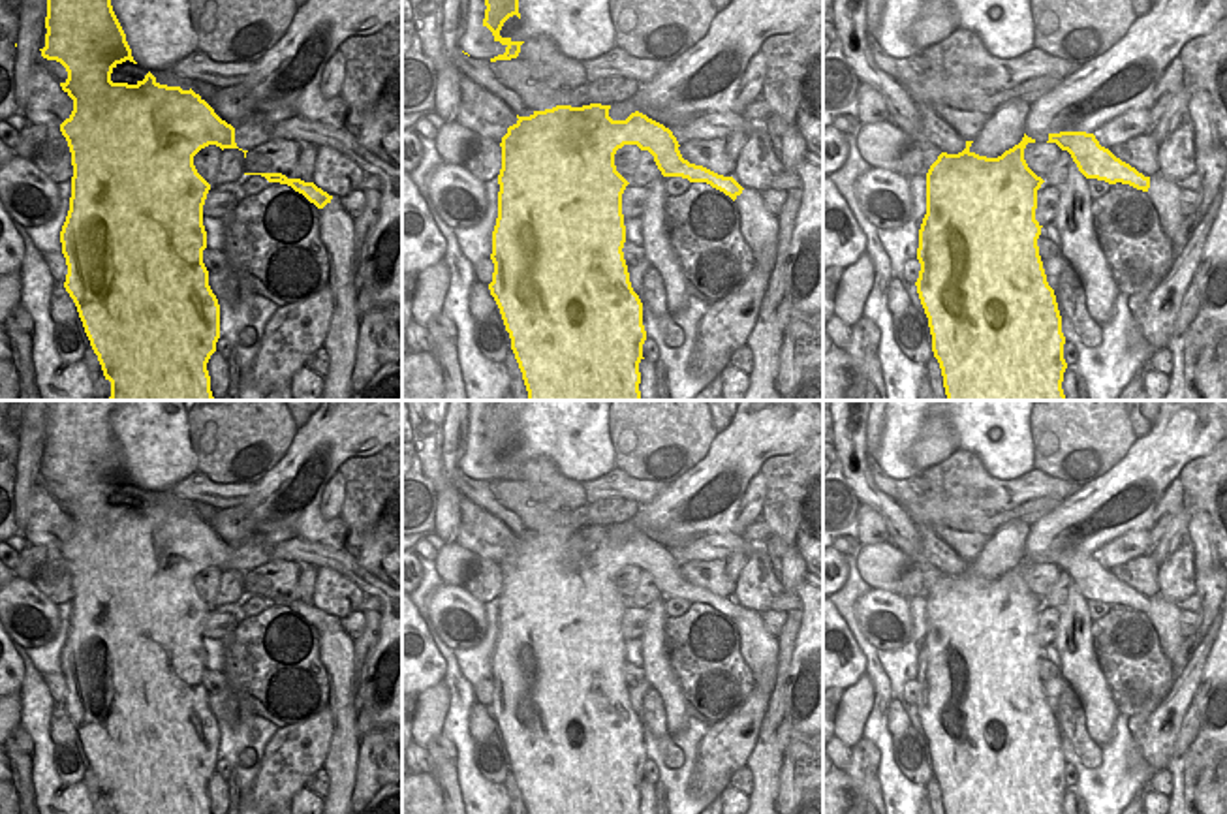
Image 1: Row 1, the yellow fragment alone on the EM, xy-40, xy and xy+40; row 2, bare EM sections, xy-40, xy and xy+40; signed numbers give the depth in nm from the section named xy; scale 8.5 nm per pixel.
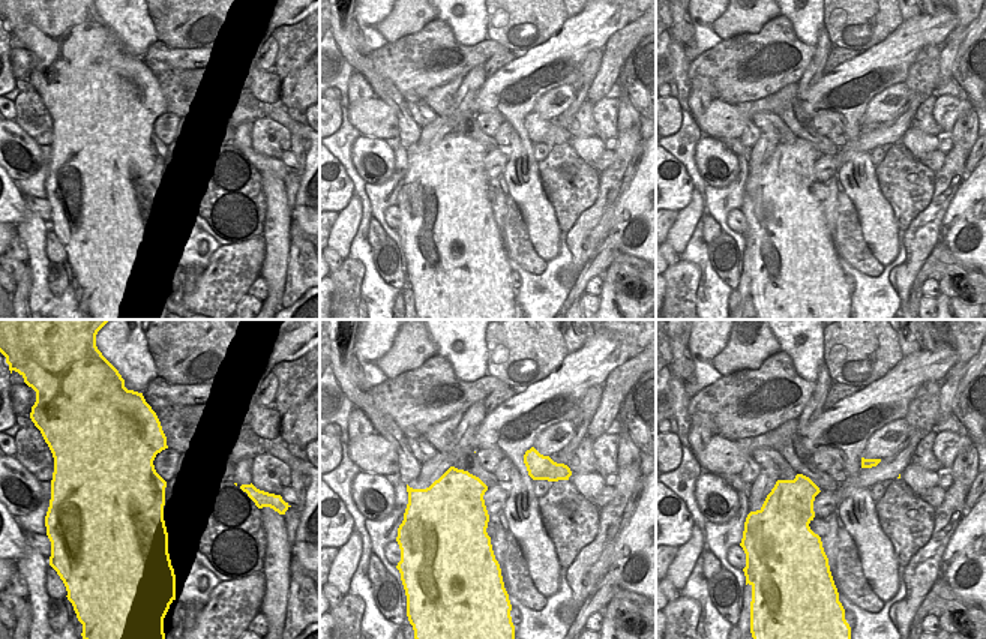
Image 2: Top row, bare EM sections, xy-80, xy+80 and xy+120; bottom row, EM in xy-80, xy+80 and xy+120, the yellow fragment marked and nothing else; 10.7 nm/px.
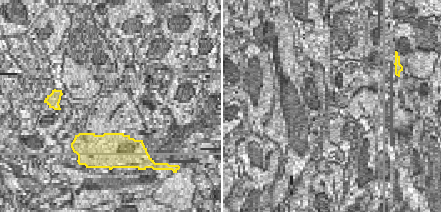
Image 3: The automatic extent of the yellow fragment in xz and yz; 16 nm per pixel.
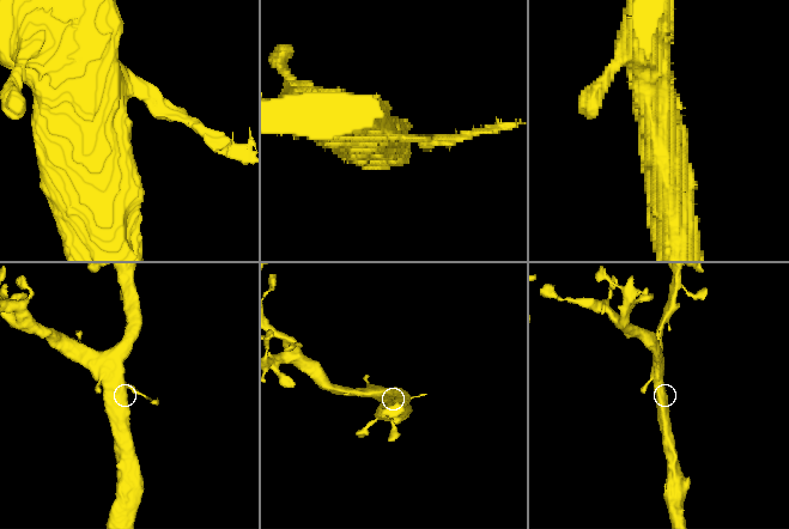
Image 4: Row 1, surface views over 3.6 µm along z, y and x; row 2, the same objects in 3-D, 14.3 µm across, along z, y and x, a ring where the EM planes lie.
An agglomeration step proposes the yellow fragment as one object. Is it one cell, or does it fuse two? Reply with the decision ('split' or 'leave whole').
leave whole

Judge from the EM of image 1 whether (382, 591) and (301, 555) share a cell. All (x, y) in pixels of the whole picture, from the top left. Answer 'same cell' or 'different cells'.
same cell

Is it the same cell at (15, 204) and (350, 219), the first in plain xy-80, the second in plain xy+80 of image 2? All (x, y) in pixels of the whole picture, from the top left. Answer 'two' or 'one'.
two

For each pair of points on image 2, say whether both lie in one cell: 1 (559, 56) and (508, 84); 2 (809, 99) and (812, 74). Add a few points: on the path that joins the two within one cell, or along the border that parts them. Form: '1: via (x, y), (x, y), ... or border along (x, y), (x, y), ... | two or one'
1: via (547, 63), (520, 78) | one
2: border along (823, 74), (805, 92), (796, 95) | two

